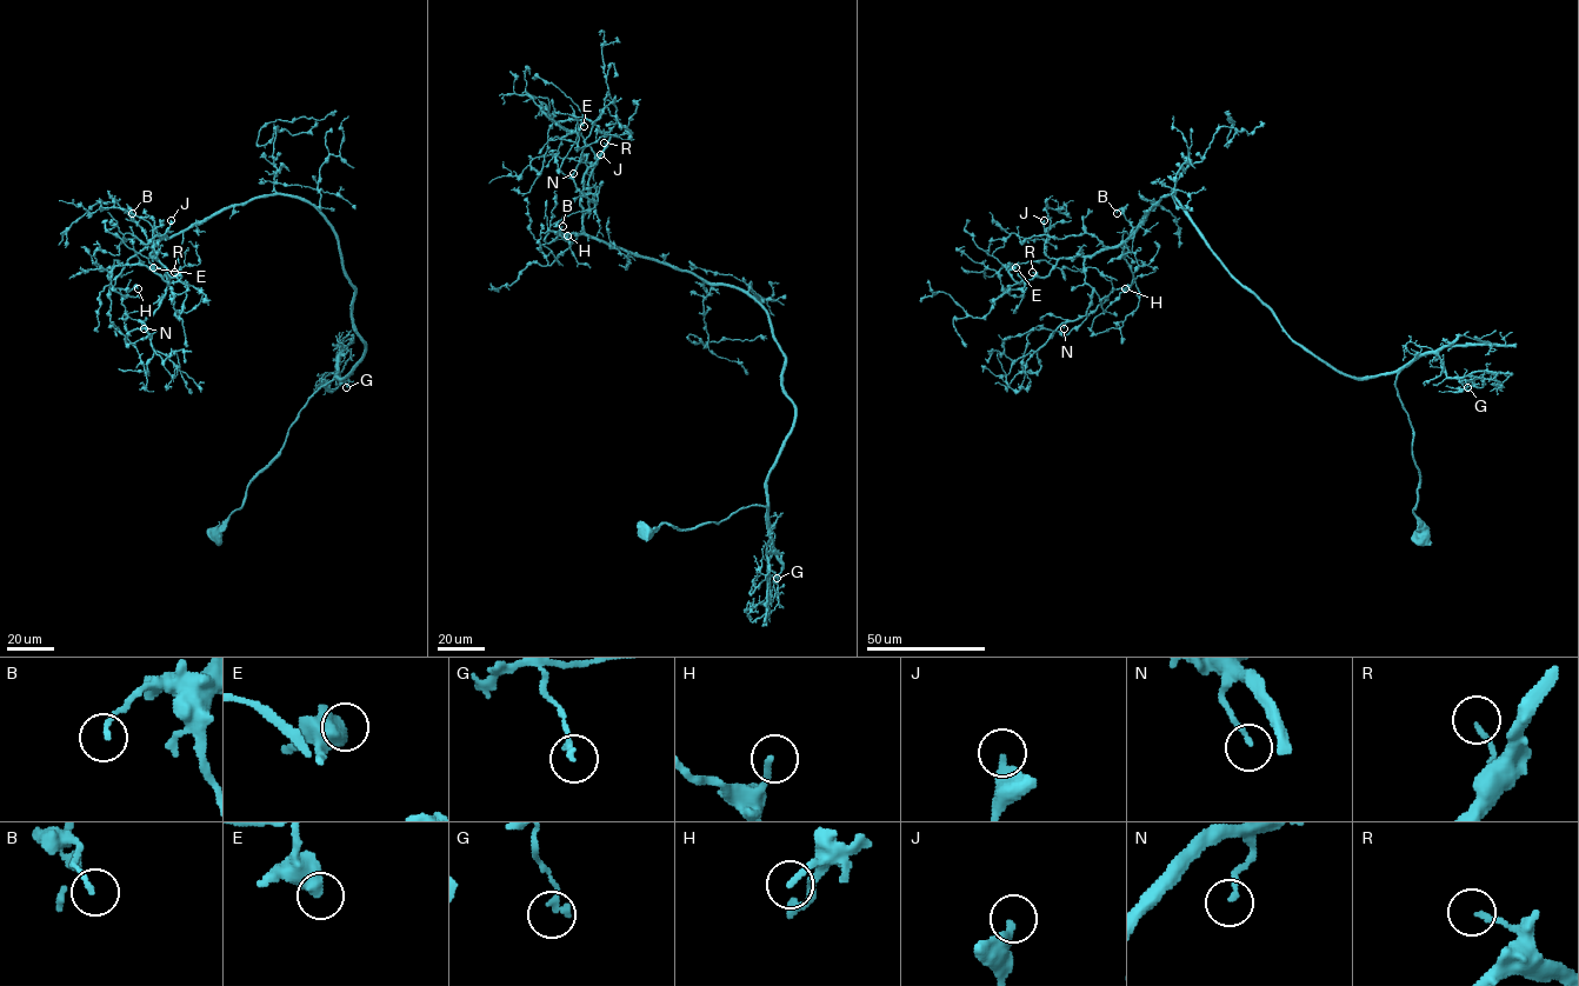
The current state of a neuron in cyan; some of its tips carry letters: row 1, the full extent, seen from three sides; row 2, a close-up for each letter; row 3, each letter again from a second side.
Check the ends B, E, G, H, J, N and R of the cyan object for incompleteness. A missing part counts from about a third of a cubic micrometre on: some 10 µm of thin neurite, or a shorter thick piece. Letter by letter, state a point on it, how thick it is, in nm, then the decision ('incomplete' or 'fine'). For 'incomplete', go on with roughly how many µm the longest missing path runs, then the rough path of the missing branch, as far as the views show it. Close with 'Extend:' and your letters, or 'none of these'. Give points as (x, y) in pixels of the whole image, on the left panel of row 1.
B: at (132, 213); 160 nm thick; fine
E: at (153, 267); 600 nm thick; fine
G: at (346, 387); 200 nm thick; fine
H: at (138, 288); 200 nm thick; fine
J: at (171, 220); 340 nm thick; fine
N: at (144, 328); 160 nm thick; fine
R: at (174, 272); 150 nm thick; fine
Extend: none of these

